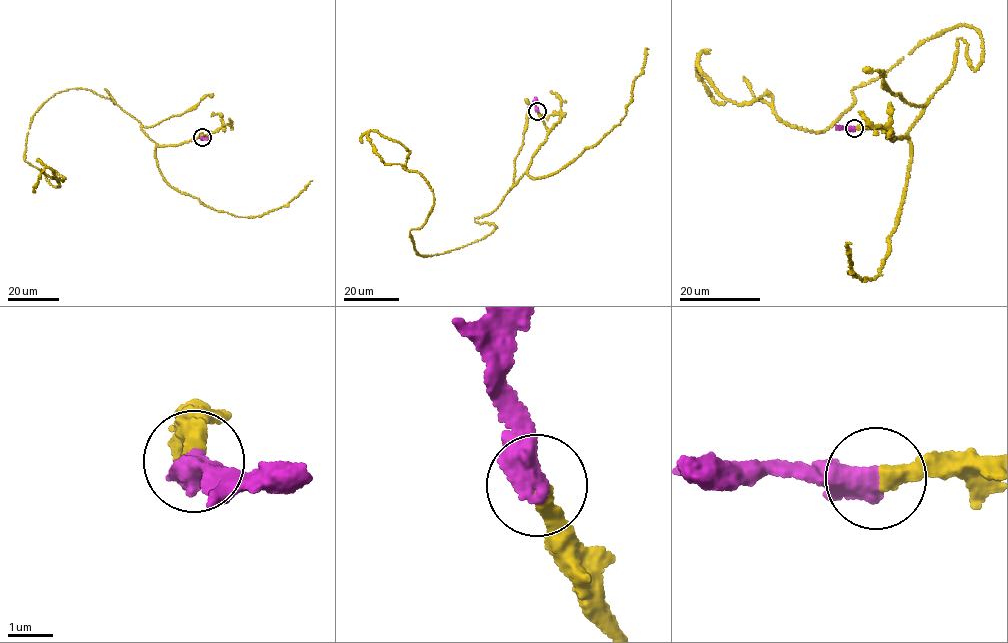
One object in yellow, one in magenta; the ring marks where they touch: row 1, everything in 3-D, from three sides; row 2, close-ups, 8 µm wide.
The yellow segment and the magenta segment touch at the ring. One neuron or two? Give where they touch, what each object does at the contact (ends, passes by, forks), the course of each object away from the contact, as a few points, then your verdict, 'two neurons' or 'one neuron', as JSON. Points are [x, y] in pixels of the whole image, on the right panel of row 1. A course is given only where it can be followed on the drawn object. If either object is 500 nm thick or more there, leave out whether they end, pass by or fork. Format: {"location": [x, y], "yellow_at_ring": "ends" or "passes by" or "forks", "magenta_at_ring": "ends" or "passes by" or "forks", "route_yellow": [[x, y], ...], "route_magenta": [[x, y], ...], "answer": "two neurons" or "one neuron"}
{"location": [854, 128], "route_yellow": [[854, 128], [906, 135], [979, 31], [926, 40], [824, 131], [697, 64], [724, 101]], "route_magenta": [[854, 128], [836, 126]], "answer": "one neuron"}

